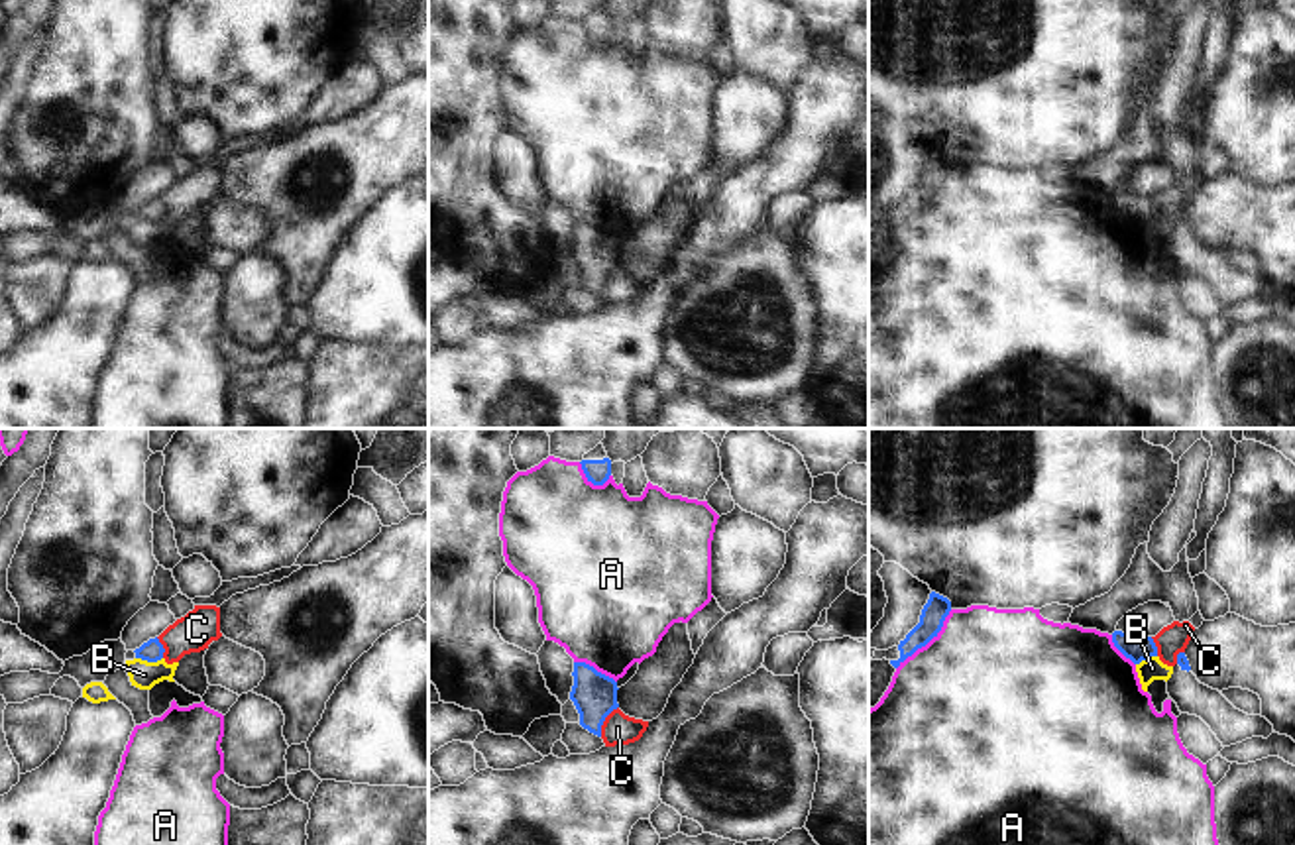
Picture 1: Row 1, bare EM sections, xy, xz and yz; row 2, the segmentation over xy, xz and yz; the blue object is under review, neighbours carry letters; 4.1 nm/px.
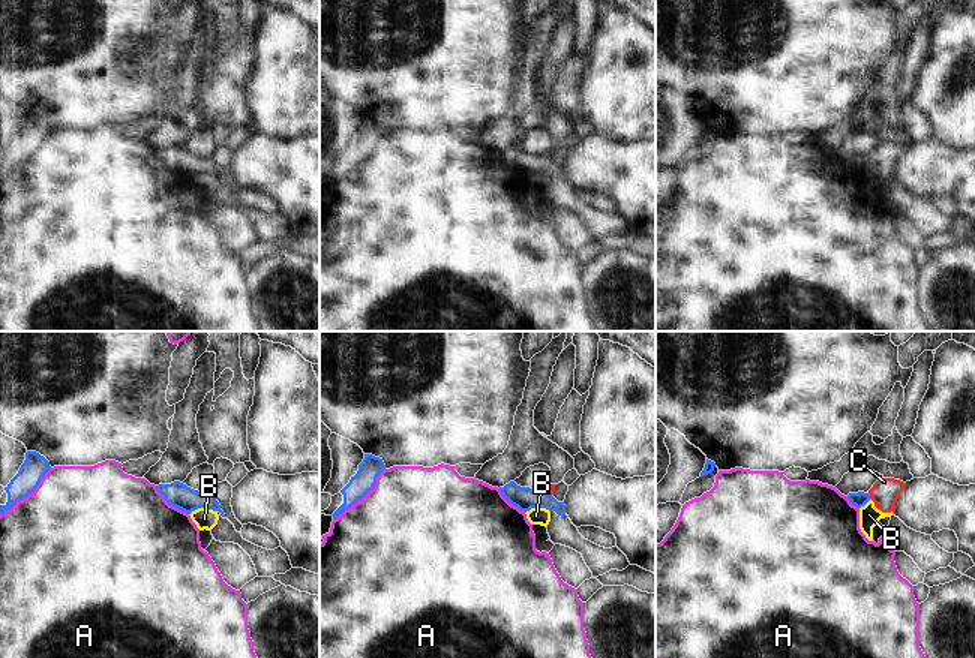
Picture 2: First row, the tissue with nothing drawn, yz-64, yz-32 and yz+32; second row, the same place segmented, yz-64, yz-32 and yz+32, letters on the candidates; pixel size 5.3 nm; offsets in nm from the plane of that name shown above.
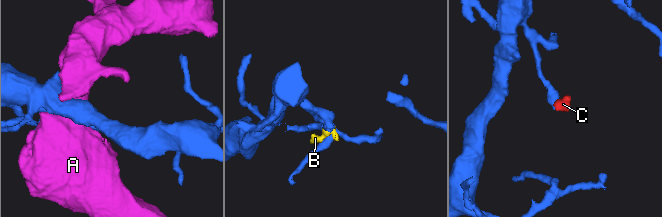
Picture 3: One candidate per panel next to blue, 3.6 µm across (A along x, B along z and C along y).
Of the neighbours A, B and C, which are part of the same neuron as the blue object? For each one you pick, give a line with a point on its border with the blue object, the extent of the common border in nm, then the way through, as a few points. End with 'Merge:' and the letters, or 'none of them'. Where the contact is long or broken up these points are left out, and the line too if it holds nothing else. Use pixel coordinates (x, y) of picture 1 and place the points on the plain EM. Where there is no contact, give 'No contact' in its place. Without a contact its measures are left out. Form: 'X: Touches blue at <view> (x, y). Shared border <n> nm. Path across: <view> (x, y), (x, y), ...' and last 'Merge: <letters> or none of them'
Merge: none of them

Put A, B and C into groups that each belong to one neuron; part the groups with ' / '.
A / B C

